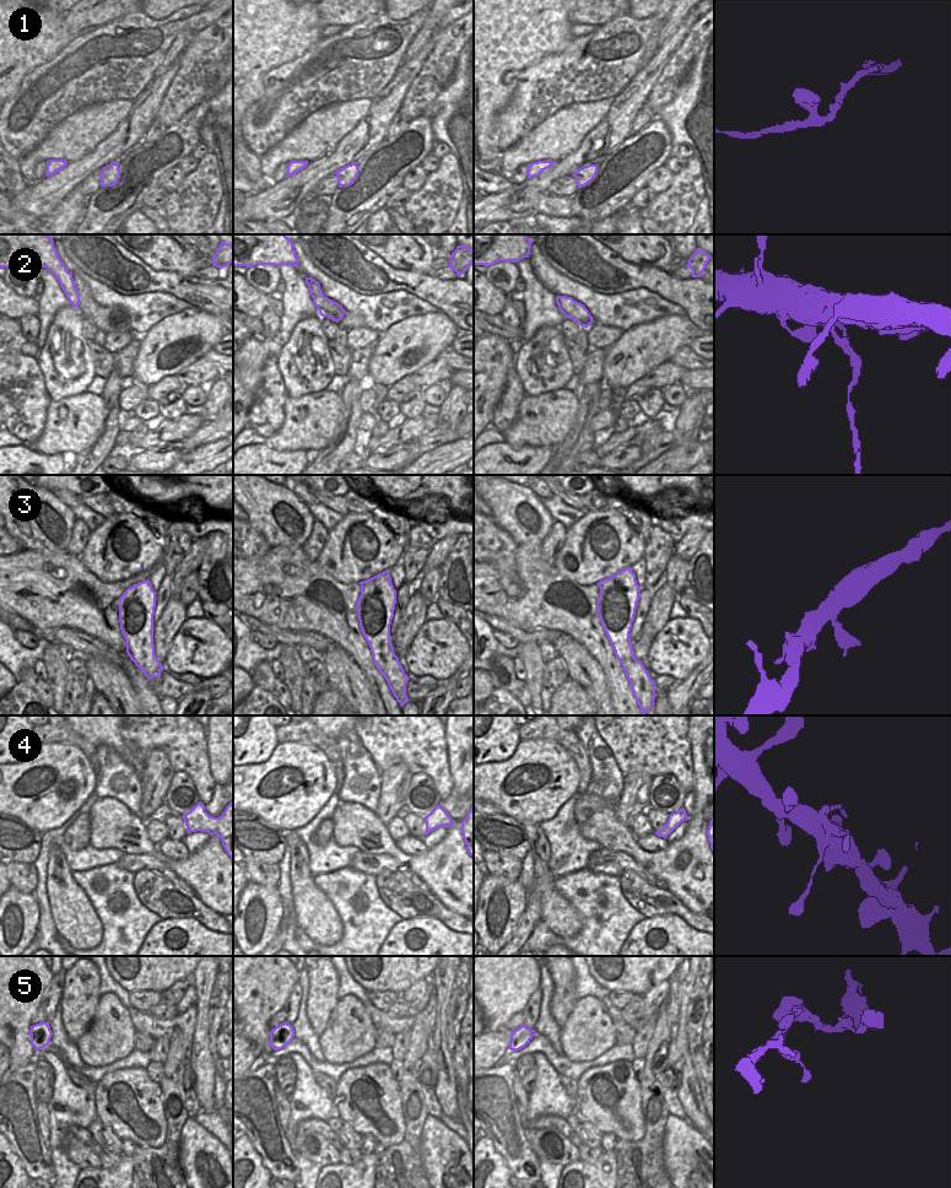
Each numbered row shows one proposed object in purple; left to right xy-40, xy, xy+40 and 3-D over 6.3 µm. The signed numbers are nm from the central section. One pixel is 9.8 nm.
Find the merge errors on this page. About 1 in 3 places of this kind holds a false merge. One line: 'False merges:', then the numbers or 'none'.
False merges: 2, 5

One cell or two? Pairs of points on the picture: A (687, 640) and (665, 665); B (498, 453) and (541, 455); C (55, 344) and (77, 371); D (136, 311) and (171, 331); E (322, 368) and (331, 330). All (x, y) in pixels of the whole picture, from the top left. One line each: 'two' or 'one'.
A: one
B: one
C: one
D: two
E: two

